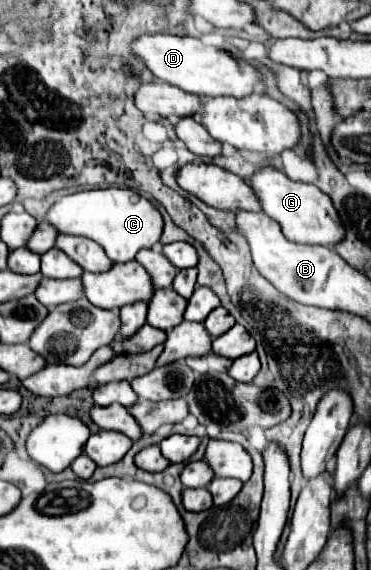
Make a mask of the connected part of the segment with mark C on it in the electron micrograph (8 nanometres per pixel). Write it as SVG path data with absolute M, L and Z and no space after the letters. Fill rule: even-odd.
M94 189L60 197L44 221L52 223L58 233L88 237L96 241L114 263L126 263L136 257L140 249L150 249L162 235L160 211L132 189Z

